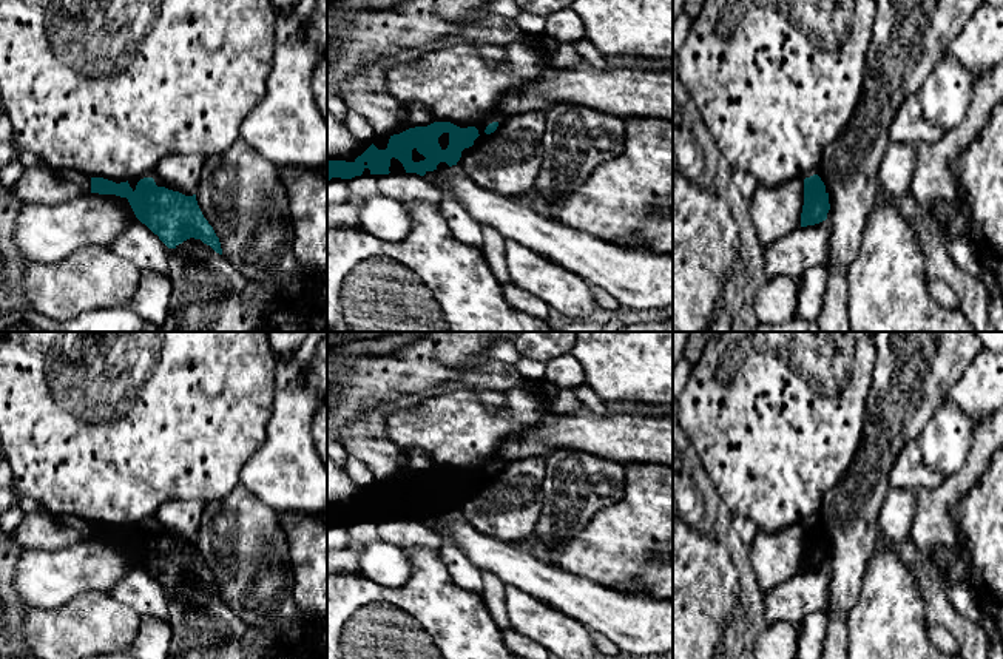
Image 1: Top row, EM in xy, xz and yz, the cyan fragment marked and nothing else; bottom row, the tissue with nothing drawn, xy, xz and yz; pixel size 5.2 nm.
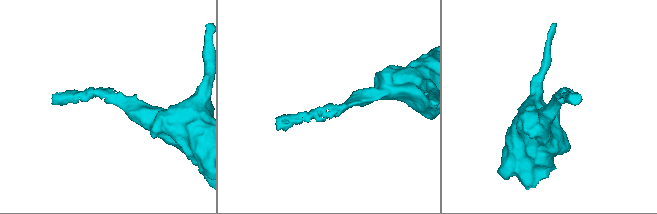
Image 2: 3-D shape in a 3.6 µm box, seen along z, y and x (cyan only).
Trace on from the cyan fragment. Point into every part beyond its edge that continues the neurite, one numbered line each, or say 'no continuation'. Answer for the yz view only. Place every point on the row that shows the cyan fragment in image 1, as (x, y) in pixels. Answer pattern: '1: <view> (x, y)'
no continuation

